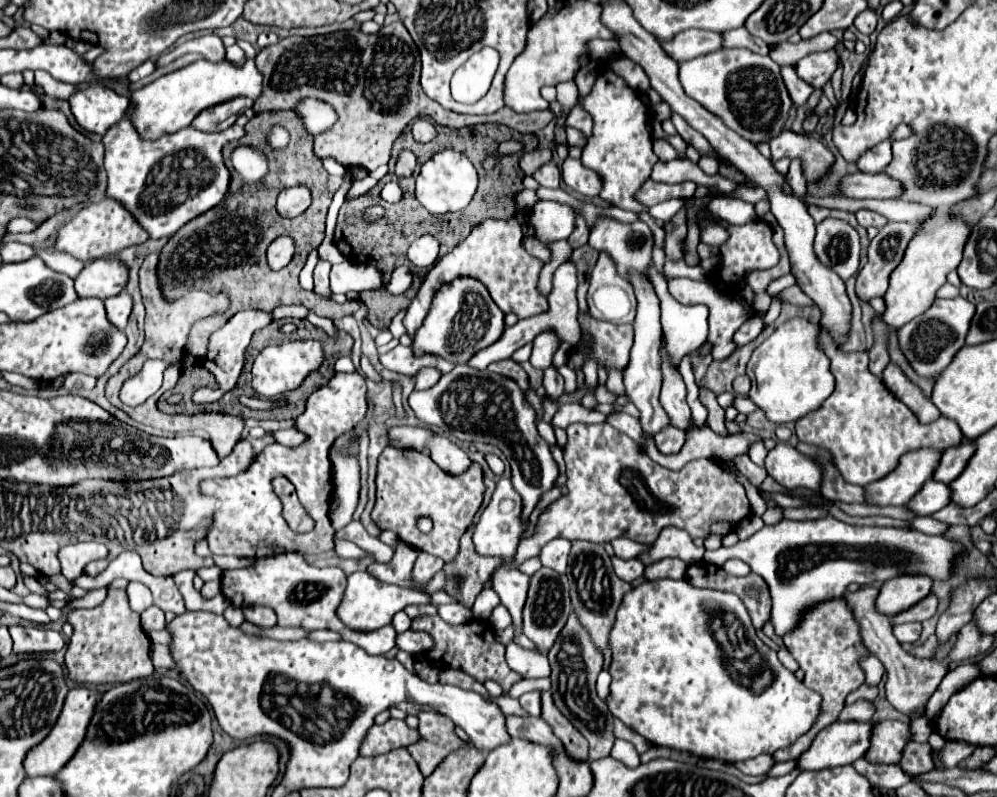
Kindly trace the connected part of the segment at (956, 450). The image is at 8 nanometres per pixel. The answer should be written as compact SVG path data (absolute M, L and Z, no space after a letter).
M965 439L961 441L961 447L953 447L953 451L945 451L943 457L941 457L941 463L933 475L933 479L939 479L943 483L951 483L953 479L957 479L965 465L969 463L969 459L973 457L975 453L975 445L973 445L973 439Z

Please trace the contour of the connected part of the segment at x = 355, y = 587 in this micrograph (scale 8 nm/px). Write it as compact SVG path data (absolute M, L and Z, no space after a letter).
M357 571L357 573L349 575L347 581L349 581L349 585L347 585L345 597L337 609L337 615L349 629L355 629L355 631L375 631L383 625L389 625L393 615L397 611L403 611L407 605L430 603L429 594L417 593L413 589L405 589L399 585L391 585L391 583L381 583L379 579L371 577L367 571Z

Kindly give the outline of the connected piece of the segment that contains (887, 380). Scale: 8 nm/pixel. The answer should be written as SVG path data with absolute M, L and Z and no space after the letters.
M889 363L887 369L883 371L883 383L885 387L889 387L889 391L893 391L893 395L897 399L901 399L901 403L905 403L917 417L921 423L931 423L935 421L941 413L937 411L937 407L921 393L919 387L915 387L897 365Z

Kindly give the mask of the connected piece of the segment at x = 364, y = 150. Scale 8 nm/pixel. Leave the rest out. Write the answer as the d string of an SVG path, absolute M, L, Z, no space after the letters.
M401 21L383 25L379 33L373 35L363 33L359 27L315 37L291 35L277 45L261 49L255 63L263 73L263 95L253 103L253 111L291 109L305 97L327 101L337 111L337 123L331 131L315 137L315 155L331 157L343 167L365 167L367 171L375 171L379 165L389 163L393 141L403 133L405 125L419 115L427 115L435 123L453 129L475 123L503 123L519 133L537 133L553 119L549 109L515 113L503 107L491 115L445 111L421 89L419 49Z

